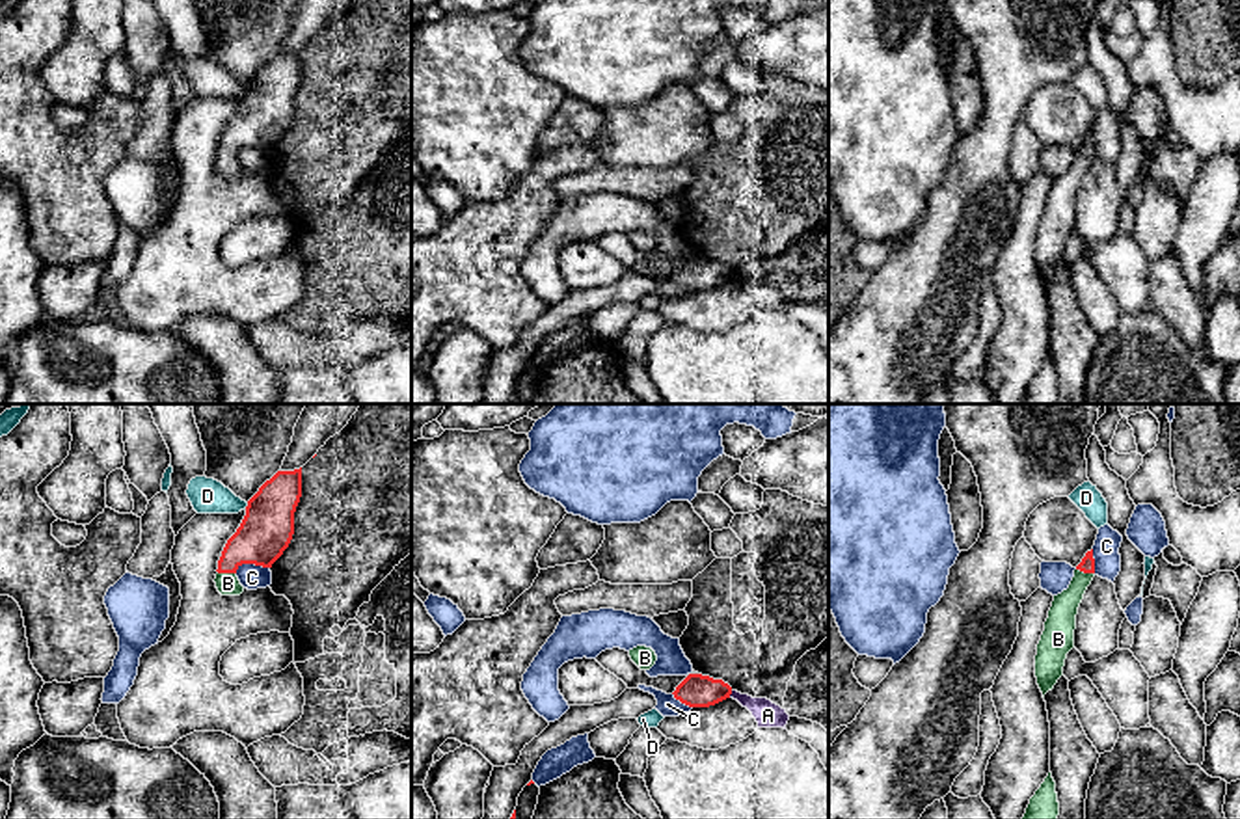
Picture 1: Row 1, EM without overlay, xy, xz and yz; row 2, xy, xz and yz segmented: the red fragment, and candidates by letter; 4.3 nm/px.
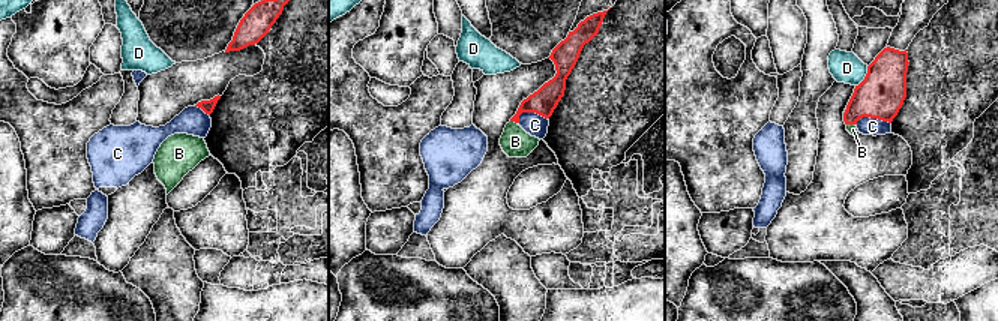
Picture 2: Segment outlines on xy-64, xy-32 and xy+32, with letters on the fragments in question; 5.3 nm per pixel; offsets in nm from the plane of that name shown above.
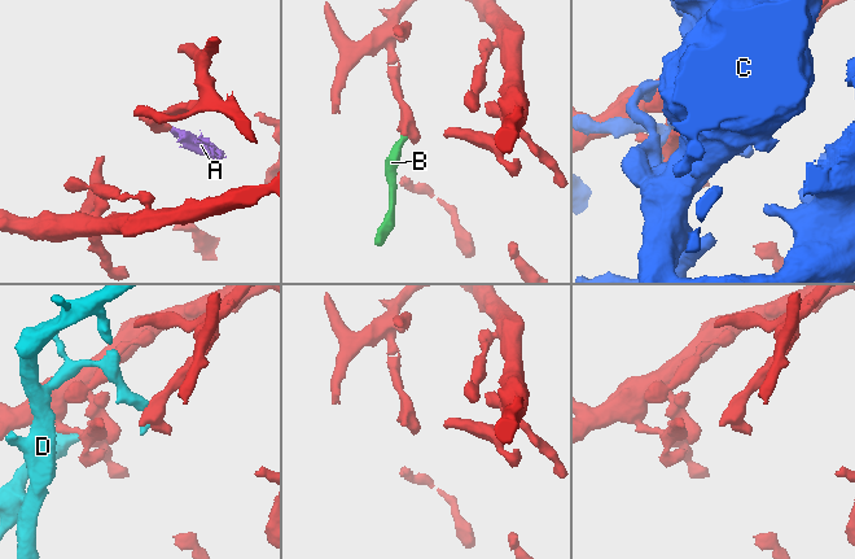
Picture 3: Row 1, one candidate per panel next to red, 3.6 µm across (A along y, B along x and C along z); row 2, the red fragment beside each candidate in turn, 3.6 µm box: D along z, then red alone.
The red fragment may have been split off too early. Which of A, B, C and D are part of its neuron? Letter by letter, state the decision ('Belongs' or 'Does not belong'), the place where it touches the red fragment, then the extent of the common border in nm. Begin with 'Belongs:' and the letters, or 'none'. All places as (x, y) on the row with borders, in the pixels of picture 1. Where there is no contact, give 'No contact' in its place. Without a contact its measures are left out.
Belongs: B
A: Does not belong. Touches red at xz (730, 693). Shared border 40 nm
B: Belongs. Touches red at xy (228, 572). Shared border 80 nm
C: Does not belong. Touches red at xy (252, 563). Shared border 150 nm
D: Does not belong. Touches red at xy (248, 505). Shared border 30 nm

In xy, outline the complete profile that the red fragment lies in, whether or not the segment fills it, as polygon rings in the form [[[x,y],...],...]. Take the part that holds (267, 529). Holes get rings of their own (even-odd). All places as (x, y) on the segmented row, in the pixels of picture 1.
[[[302,467],[277,471],[248,501],[246,516],[227,540],[218,560],[216,588],[222,596],[240,596],[236,577],[242,564],[272,568],[294,534],[294,512],[302,497]]]

